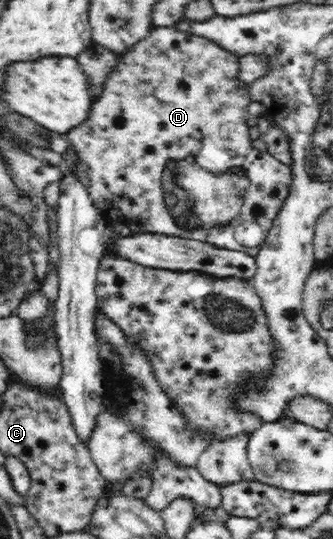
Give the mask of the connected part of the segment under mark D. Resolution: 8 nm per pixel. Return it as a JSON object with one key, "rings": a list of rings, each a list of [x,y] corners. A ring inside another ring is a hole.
{"rings":[[[177,24],[171,26],[154,25],[149,36],[142,38],[126,53],[123,64],[119,64],[115,72],[107,79],[103,96],[92,103],[87,111],[87,116],[69,132],[69,139],[79,153],[81,168],[85,170],[90,178],[88,193],[94,201],[94,205],[99,209],[100,215],[107,223],[123,224],[123,226],[128,226],[135,234],[178,236],[215,244],[215,246],[221,248],[242,249],[256,255],[263,248],[279,212],[282,211],[283,204],[290,198],[290,189],[294,183],[294,168],[290,164],[277,159],[275,155],[271,154],[271,151],[261,152],[253,146],[253,138],[251,138],[251,132],[249,132],[249,120],[252,117],[249,106],[253,104],[254,96],[251,95],[251,84],[241,79],[242,56],[238,52],[223,47],[222,44],[211,38],[179,28]],[[168,159],[173,159],[171,166],[169,166],[169,172],[173,175],[172,180],[178,186],[177,191],[174,192],[178,202],[172,207],[167,207],[164,203],[164,196],[167,192],[161,191],[160,182],[162,170]]]}

